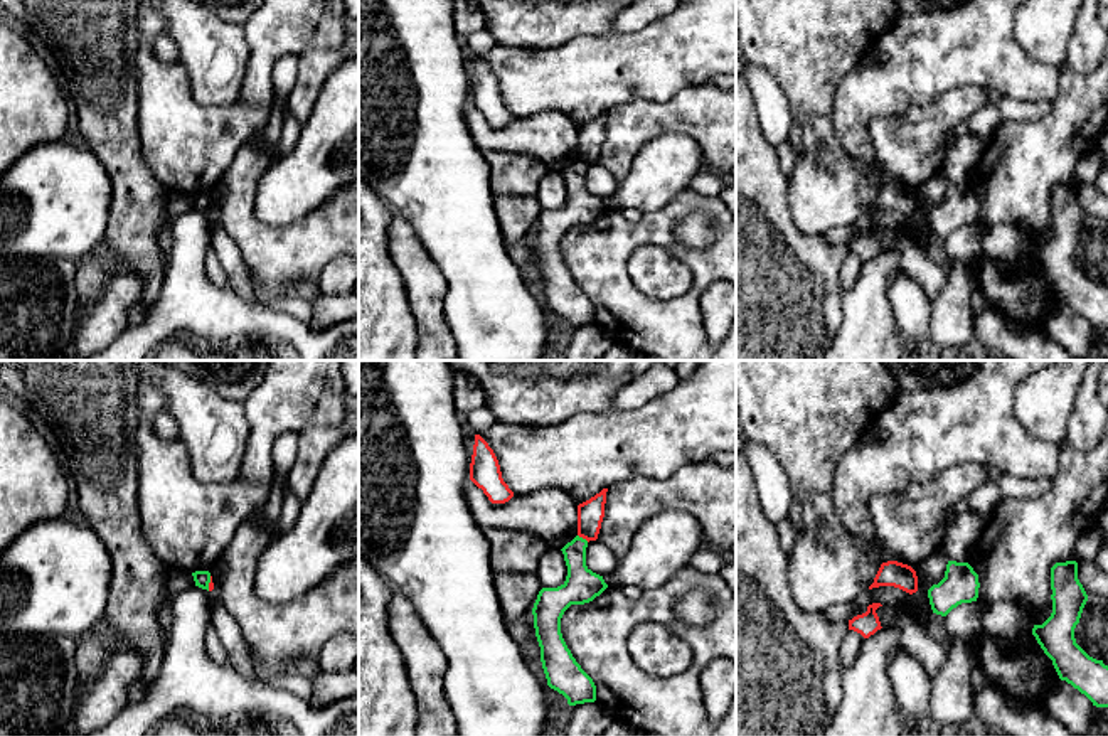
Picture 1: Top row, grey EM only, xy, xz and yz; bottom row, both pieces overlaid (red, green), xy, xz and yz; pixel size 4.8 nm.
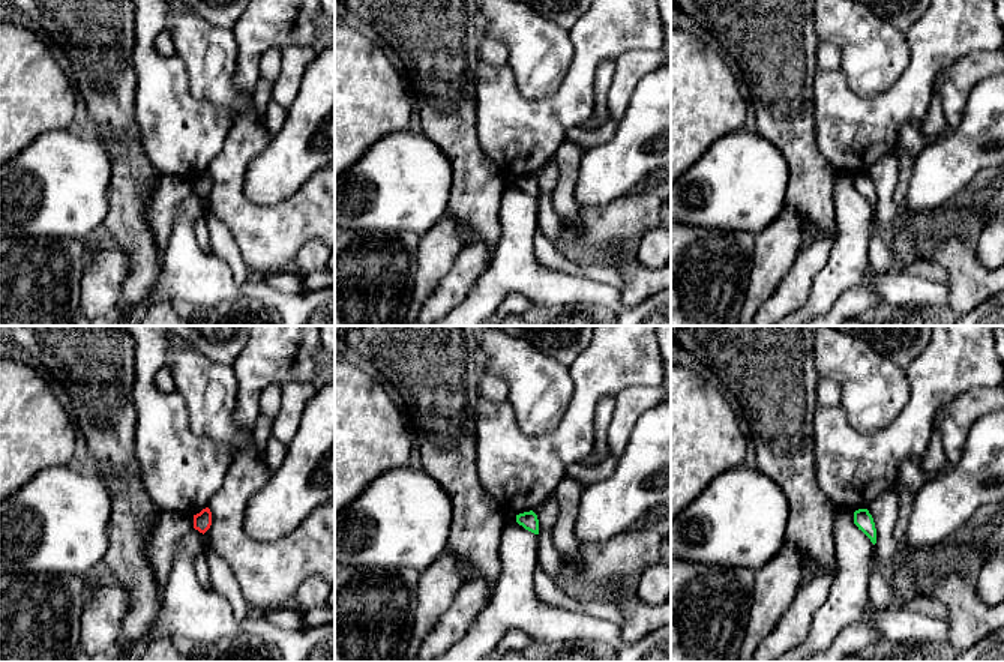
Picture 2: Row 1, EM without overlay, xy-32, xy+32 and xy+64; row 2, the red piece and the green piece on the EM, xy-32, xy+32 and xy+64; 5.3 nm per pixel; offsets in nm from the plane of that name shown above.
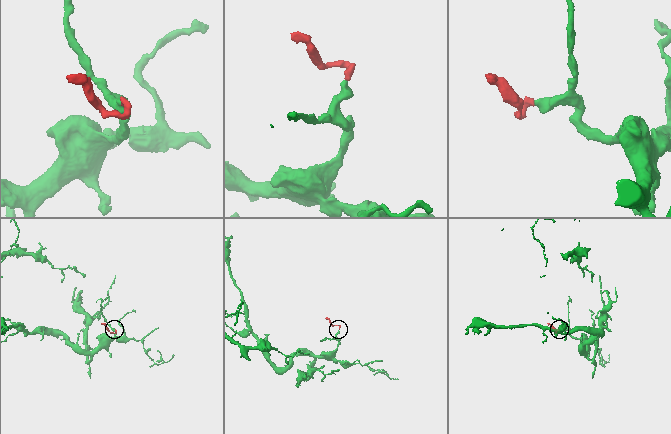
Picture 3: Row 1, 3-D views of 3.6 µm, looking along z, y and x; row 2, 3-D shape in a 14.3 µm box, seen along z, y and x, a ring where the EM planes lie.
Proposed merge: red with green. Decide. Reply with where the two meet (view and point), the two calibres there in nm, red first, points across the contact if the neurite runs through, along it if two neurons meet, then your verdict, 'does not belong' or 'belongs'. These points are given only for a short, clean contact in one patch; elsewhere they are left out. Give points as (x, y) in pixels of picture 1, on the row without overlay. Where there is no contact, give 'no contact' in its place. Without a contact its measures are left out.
meets red in xz at (583, 160); 130 nm thick on the red side, 170 nm on the other; border along xz (578, 157), (588, 164); does not belong

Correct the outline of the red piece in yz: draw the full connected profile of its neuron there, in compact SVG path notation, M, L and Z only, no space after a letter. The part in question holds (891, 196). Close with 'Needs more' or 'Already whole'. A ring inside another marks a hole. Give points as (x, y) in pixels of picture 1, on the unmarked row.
M887 184L881 187L869 212L879 209L894 209L913 217L918 214L918 199L911 189L898 184Z. Already whole

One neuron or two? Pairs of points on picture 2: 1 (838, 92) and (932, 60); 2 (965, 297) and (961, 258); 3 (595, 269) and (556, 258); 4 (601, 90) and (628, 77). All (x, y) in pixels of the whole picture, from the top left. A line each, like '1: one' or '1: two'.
1: one
2: one
3: one
4: two

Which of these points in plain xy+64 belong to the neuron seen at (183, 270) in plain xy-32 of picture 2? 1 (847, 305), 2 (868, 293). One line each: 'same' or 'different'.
1: different
2: different

